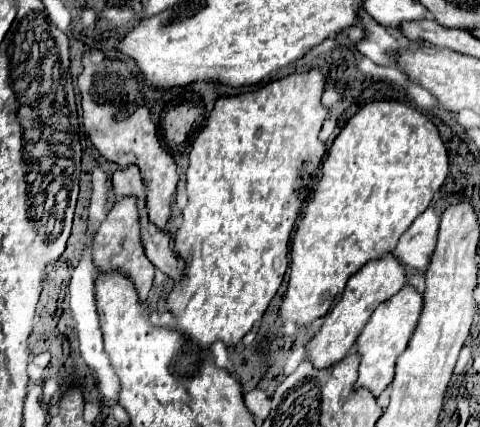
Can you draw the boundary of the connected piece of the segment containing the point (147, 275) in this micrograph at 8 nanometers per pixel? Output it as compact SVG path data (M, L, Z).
M123 197L119 199L113 209L109 211L107 219L101 223L95 239L93 239L93 261L97 265L99 271L111 271L111 269L119 269L125 275L129 275L133 279L133 283L137 285L139 291L139 299L145 301L147 293L153 285L153 273L155 267L153 263L147 259L143 243L141 243L141 221L139 221L139 207L137 207L137 197Z

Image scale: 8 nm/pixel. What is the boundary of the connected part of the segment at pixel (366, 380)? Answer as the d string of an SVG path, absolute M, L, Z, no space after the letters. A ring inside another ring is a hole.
M405 285L399 293L395 293L391 299L383 301L371 315L369 323L361 331L357 339L357 351L361 353L361 365L359 365L359 379L357 387L369 387L373 395L379 395L395 375L395 363L397 357L405 351L405 345L409 343L409 337L413 335L419 317L423 311L423 295L413 287Z

